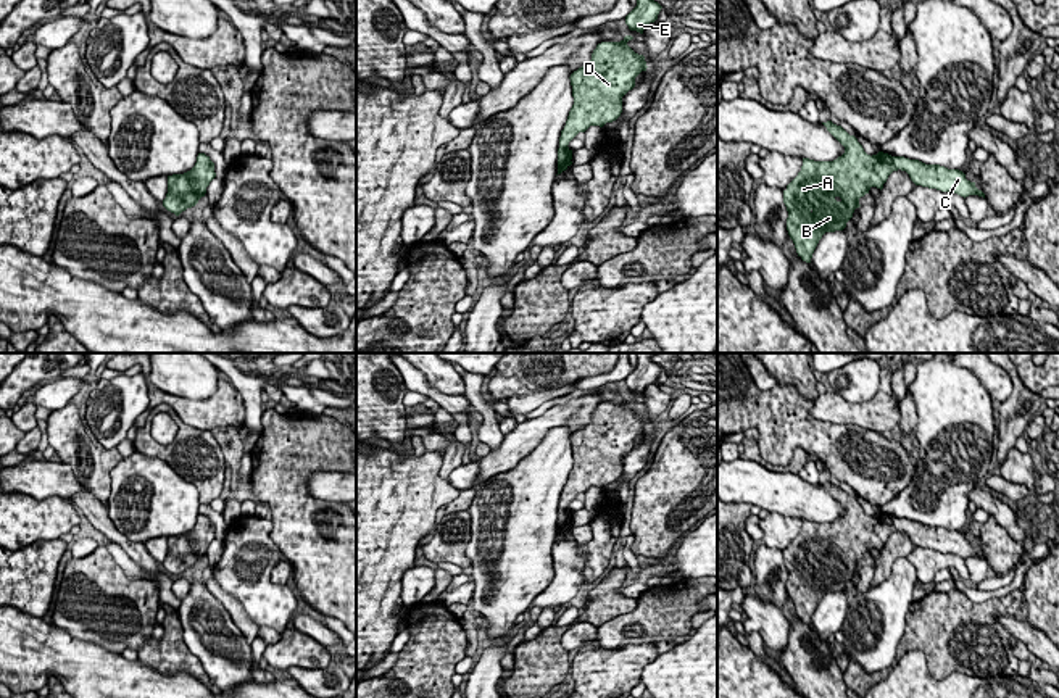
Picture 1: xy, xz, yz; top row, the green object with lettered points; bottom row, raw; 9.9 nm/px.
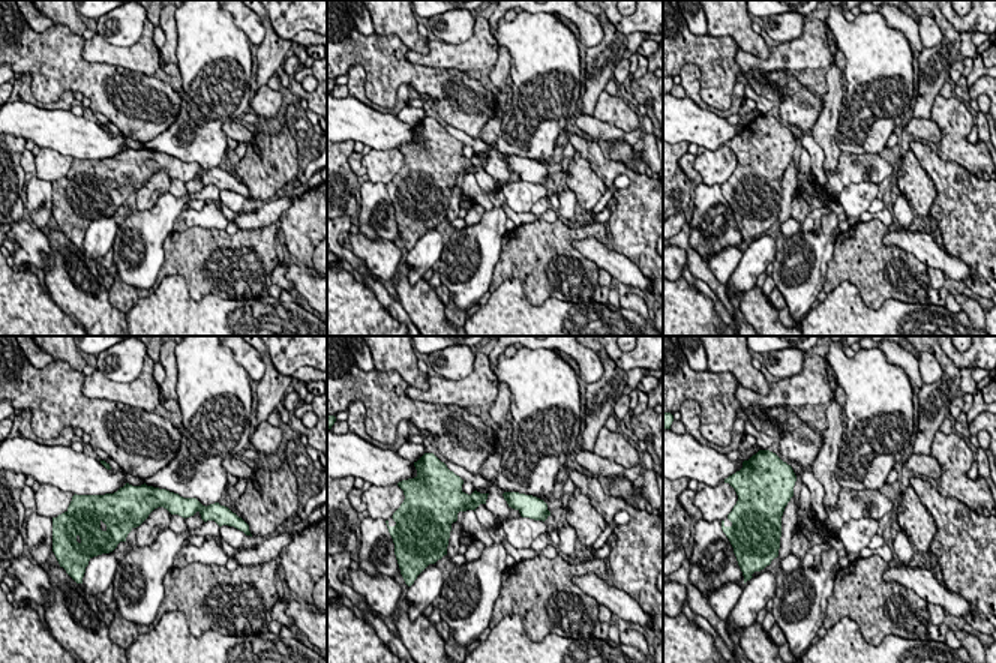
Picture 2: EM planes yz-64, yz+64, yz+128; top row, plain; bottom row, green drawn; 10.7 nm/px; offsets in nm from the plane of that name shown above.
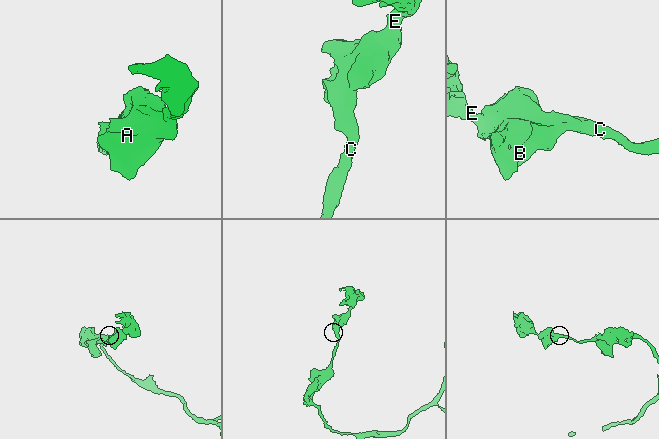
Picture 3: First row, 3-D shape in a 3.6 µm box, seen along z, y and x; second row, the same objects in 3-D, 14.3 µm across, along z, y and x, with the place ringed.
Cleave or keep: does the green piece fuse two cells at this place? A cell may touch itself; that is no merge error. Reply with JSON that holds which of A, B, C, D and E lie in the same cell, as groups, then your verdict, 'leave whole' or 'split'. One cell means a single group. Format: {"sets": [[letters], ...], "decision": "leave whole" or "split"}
{"sets": [["A", "B", "C", "D", "E"]], "decision": "leave whole"}

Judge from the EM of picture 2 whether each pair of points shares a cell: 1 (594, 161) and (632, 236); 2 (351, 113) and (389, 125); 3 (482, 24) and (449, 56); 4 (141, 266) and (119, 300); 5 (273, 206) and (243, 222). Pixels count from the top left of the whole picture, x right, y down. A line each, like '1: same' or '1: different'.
1: same
2: same
3: same
4: different
5: same

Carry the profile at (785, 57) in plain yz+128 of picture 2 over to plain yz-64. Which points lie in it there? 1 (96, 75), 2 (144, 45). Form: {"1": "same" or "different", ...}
{"1": "different", "2": "same"}

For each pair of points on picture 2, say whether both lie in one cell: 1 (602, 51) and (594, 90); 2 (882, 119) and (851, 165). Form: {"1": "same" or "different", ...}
{"1": "same", "2": "different"}

